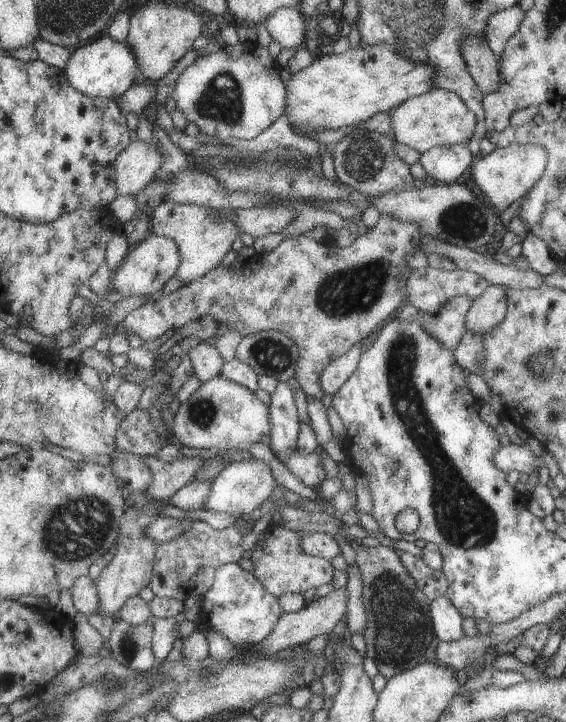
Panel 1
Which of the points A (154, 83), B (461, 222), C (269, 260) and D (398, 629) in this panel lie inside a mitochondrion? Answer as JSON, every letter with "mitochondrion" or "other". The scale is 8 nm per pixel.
{"A":"other","B":"mitochondrion","C":"other","D":"mitochondrion"}

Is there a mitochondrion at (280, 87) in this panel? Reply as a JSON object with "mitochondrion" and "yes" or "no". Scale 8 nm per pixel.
{"mitochondrion":"no"}

